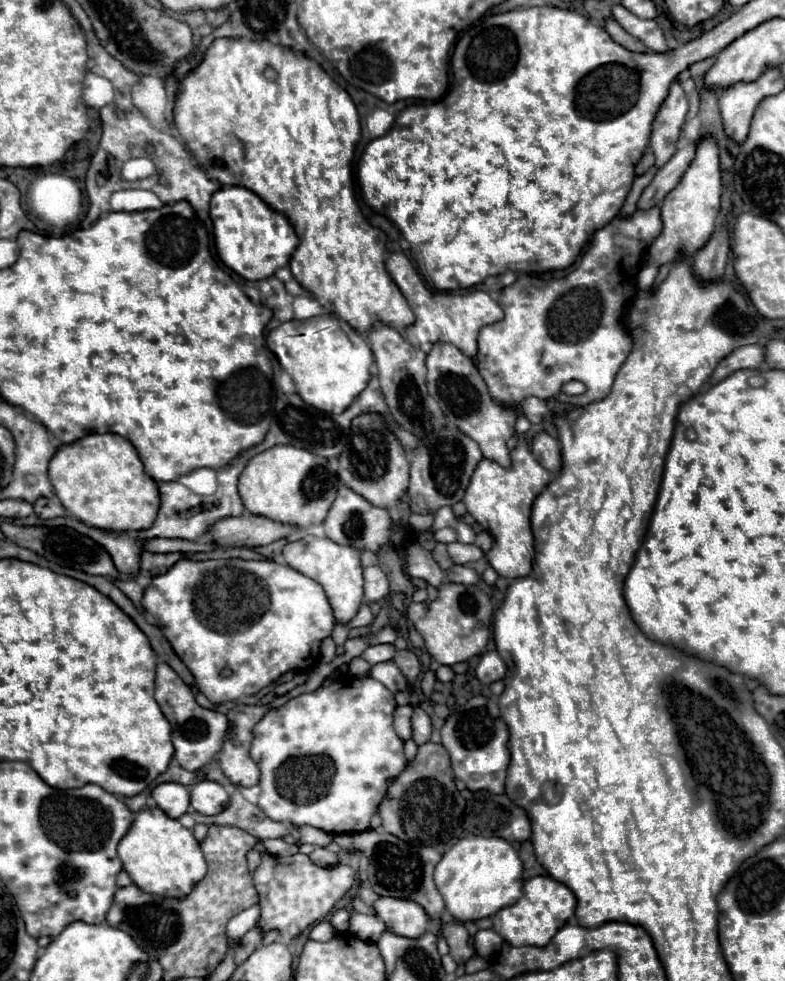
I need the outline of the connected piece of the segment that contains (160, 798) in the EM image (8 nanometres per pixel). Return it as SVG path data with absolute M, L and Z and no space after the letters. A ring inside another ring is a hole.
M159 784L157 788L153 788L151 796L169 818L179 818L189 808L189 788L185 788L183 784Z

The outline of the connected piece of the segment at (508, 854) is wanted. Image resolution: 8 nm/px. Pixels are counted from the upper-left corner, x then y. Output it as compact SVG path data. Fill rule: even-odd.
M469 836L451 846L435 866L435 884L445 900L447 912L459 920L481 920L505 906L515 904L523 890L523 866L509 842L503 838Z

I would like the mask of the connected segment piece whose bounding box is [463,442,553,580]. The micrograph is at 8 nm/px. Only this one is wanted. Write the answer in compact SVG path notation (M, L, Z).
M519 442L519 446L511 452L511 458L511 470L501 468L497 462L481 460L471 476L471 484L465 490L463 502L477 524L493 536L493 548L487 552L489 564L499 576L513 580L531 574L535 554L531 536L531 504L535 502L535 496L539 496L543 488L547 488L553 476L543 470L543 466L533 458L525 442Z

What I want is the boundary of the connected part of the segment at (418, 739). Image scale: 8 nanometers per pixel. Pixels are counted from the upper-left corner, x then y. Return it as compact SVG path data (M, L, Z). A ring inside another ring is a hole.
M417 706L413 712L413 740L415 744L425 744L429 742L429 736L431 736L431 720L423 712L423 708Z

